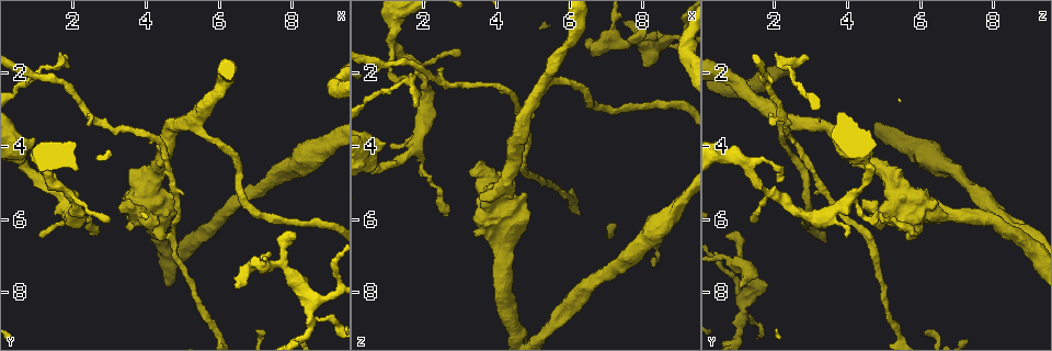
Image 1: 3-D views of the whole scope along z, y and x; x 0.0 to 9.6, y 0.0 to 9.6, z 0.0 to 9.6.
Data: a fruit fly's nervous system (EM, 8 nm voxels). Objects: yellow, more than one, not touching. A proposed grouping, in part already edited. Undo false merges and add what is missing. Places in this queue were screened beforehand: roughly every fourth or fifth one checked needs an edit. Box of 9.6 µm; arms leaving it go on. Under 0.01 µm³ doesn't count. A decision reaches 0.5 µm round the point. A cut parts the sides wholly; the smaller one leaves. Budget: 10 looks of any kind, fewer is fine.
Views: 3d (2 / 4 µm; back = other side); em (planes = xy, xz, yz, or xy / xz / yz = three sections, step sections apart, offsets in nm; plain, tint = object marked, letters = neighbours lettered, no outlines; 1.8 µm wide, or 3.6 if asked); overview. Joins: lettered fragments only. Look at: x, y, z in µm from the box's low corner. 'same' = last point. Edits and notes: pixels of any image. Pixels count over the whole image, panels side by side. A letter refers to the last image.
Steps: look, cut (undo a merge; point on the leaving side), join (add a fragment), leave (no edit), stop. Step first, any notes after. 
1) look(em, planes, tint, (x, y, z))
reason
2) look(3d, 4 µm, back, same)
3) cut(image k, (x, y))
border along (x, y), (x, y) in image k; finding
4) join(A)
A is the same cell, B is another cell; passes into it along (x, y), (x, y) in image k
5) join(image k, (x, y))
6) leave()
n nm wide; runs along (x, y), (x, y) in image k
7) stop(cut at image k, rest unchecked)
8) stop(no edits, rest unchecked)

look(em, yz, step 4, tint, (1.75, 1.45, 2.90))
thin end

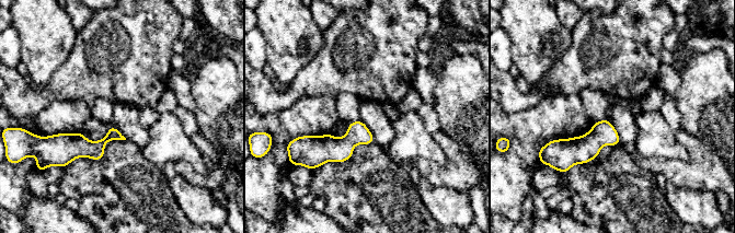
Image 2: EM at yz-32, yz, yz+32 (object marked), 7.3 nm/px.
look(em, planes, letters, same)

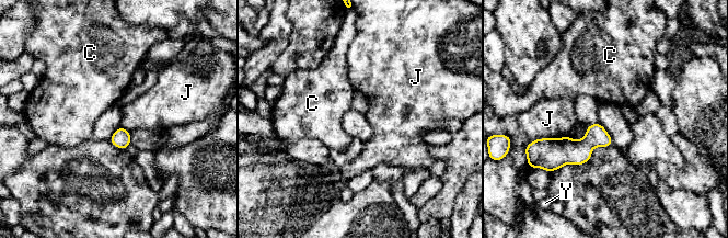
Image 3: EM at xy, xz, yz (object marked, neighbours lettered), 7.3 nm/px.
leave()
C, J and Y are other cells; none of them fits

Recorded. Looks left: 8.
look(3d, 4 µm, back, (1.20, 4.65, 2.10))
sharp bend

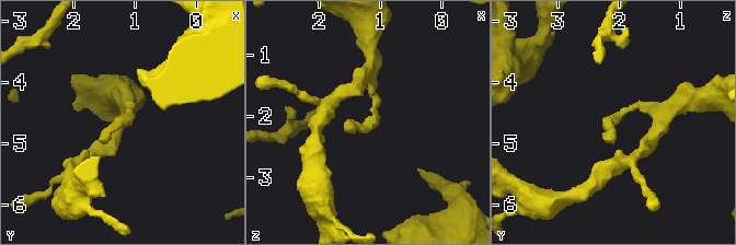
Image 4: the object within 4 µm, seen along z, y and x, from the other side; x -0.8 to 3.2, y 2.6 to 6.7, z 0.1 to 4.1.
look(em, xy, step 8, tint, (1.15, 4.65, 2.15))
shape alone is not enough

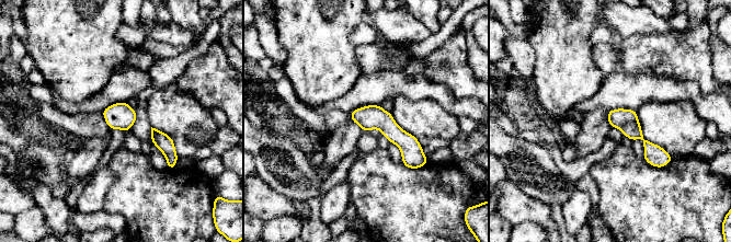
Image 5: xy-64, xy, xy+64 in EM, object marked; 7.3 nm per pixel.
look(em, yz, step 8, letters, same)

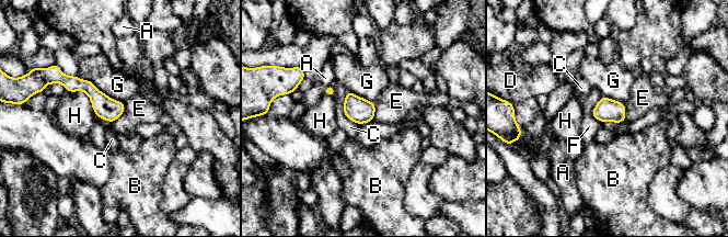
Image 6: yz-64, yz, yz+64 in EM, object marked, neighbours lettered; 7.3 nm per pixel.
leave()
170 nm wide; A, B, C, D, E, F, G and H are other cells; continuous, no second cell

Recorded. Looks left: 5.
look(em, planes, letters, (6.45, 7.80, 1.05))
free end

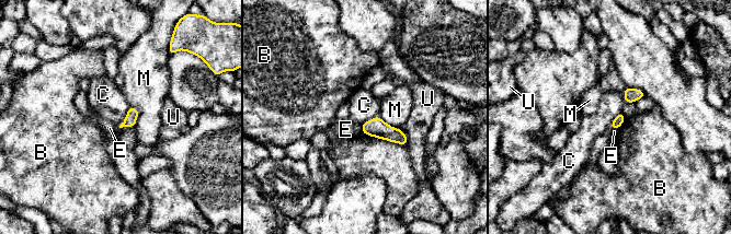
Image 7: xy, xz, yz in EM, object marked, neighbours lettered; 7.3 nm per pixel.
leave()
B touches over 340 nm; B, C, E, M and U are other cells; border along (129, 106), (120, 128) in image 7; none of them fits

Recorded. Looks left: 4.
look(em, 3.6 µm, planes, tint, (8.55, 8.25, 1.25))
narrows sharply

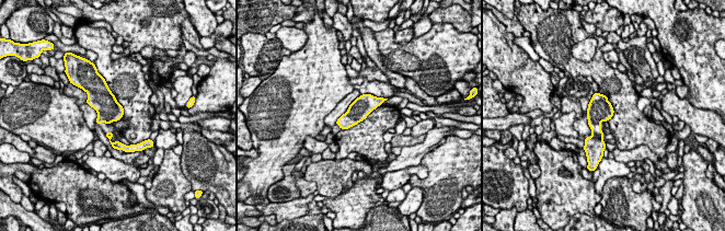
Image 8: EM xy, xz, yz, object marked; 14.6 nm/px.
look(em, 3.6 µm, planes, letters, same)
see the neighbours

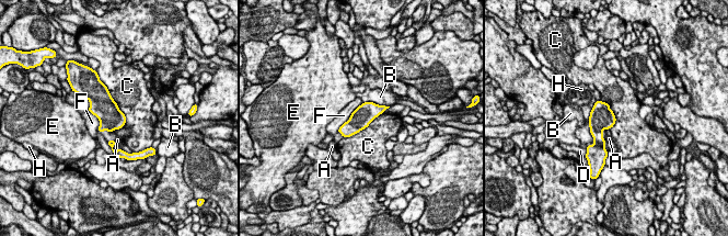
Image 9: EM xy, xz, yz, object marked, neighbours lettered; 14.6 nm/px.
leave()
300 nm wide; A, B, C, D, E, F and H are other cells; border along (105, 86), (125, 116), (123, 126) in image 9; all the same cell

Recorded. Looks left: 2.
stop(no edits, rest unchecked)

